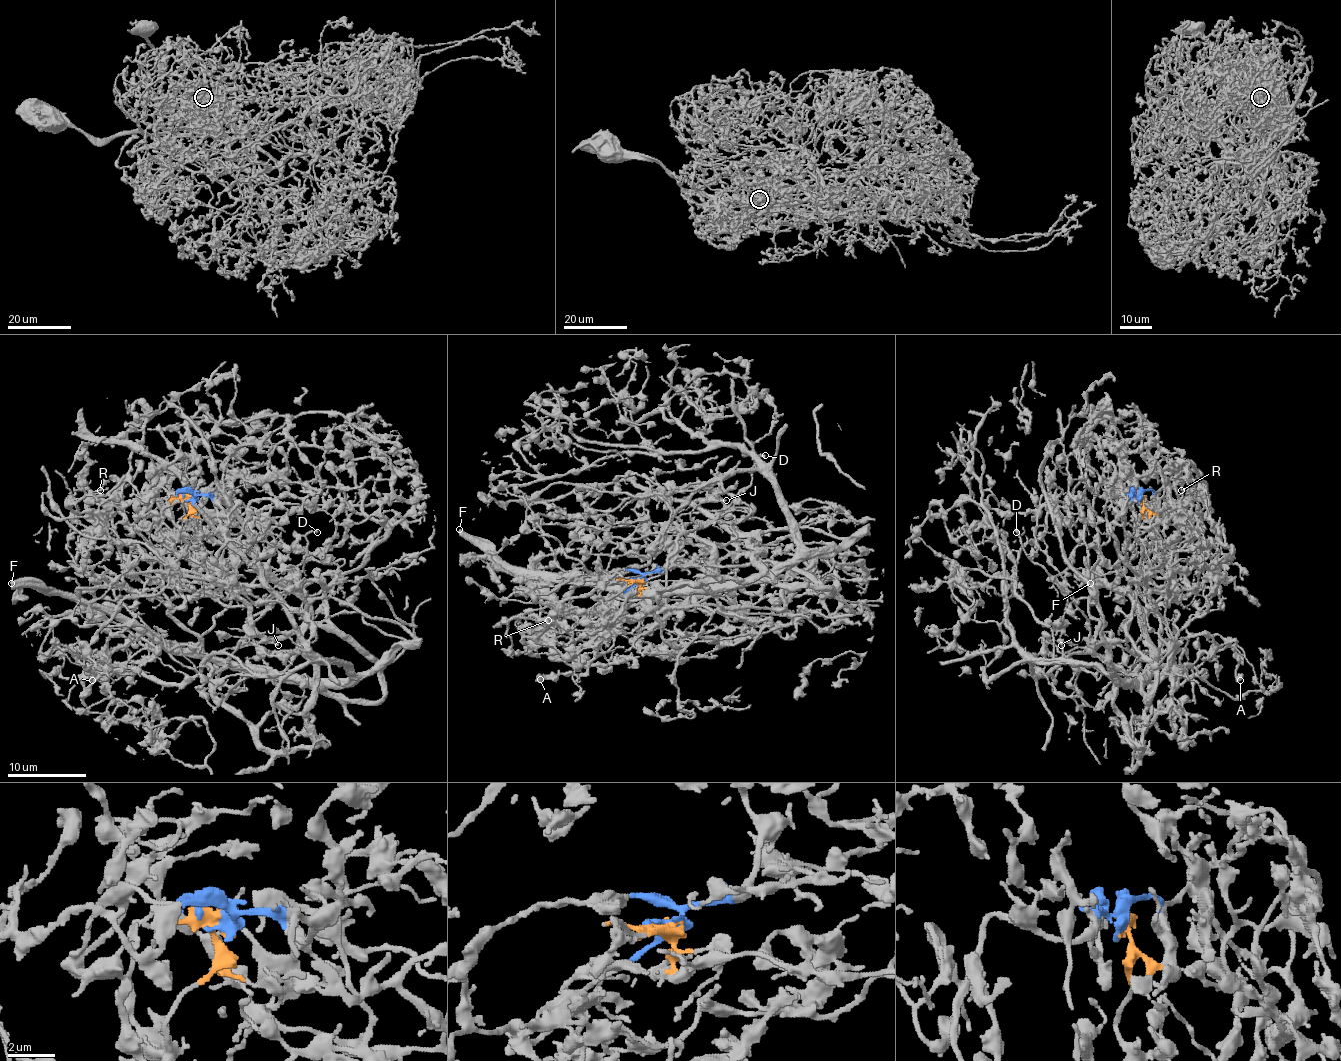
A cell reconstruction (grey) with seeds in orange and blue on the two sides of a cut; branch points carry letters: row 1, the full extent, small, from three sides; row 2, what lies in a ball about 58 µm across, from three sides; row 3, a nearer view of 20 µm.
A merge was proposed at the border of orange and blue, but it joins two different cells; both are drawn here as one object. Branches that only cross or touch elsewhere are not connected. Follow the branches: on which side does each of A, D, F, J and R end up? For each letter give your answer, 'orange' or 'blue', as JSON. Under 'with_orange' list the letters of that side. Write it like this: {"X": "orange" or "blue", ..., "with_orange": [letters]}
{"A": "orange", "D": "orange", "F": "blue", "J": "orange", "R": "blue", "with_orange": ["A", "D", "J"]}

